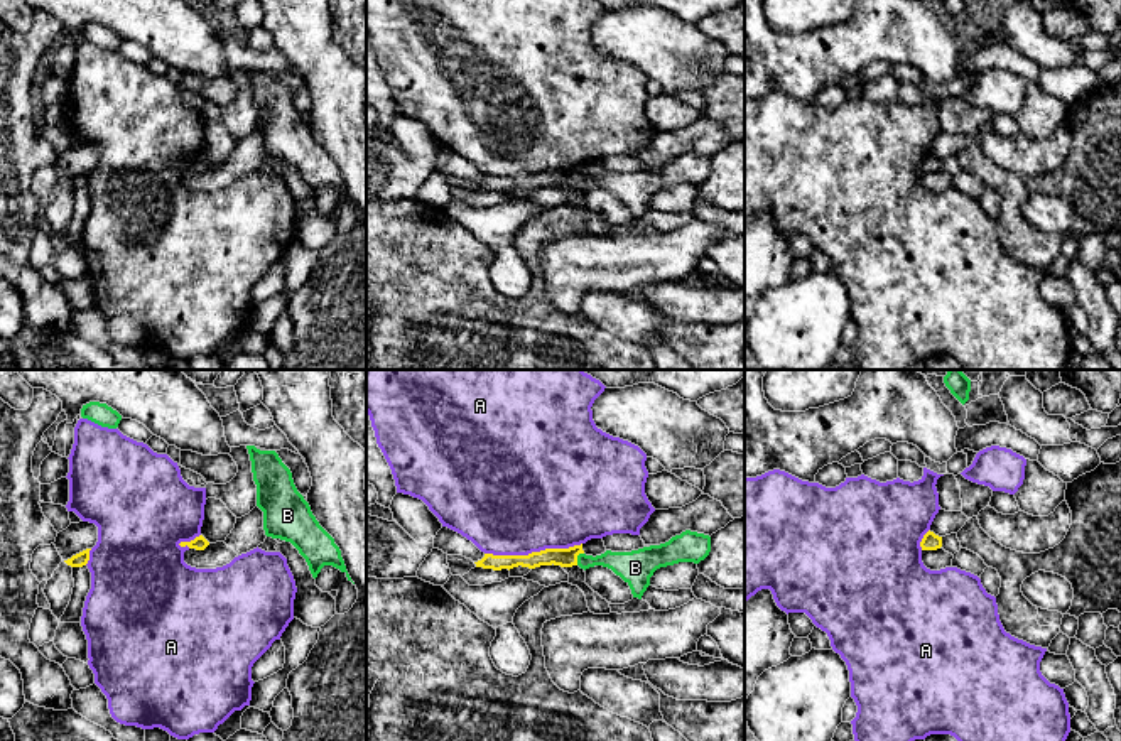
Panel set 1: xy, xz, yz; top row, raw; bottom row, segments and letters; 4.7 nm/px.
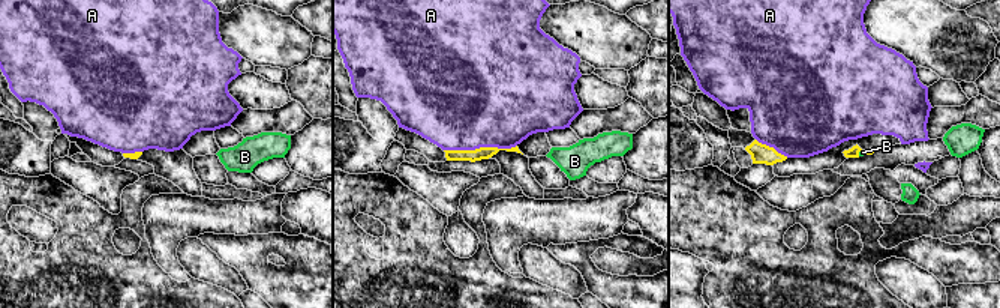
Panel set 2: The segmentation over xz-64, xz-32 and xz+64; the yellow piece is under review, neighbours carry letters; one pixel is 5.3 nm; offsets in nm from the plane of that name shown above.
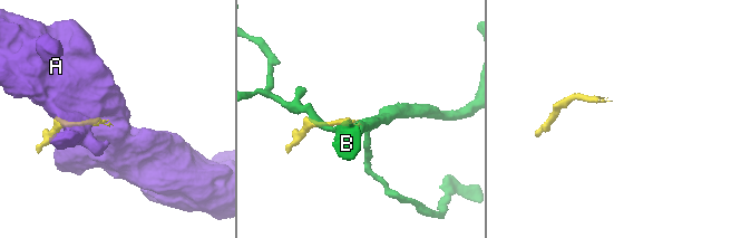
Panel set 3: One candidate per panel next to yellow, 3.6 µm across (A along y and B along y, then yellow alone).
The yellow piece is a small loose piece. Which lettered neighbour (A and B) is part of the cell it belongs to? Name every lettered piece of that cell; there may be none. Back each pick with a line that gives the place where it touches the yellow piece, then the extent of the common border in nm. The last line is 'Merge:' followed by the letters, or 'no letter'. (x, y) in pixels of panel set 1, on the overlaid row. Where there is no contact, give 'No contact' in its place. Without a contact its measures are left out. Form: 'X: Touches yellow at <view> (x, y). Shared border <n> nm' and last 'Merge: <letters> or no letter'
B: Touches yellow at xz (576, 557). Shared border 70 nm
Merge: B

